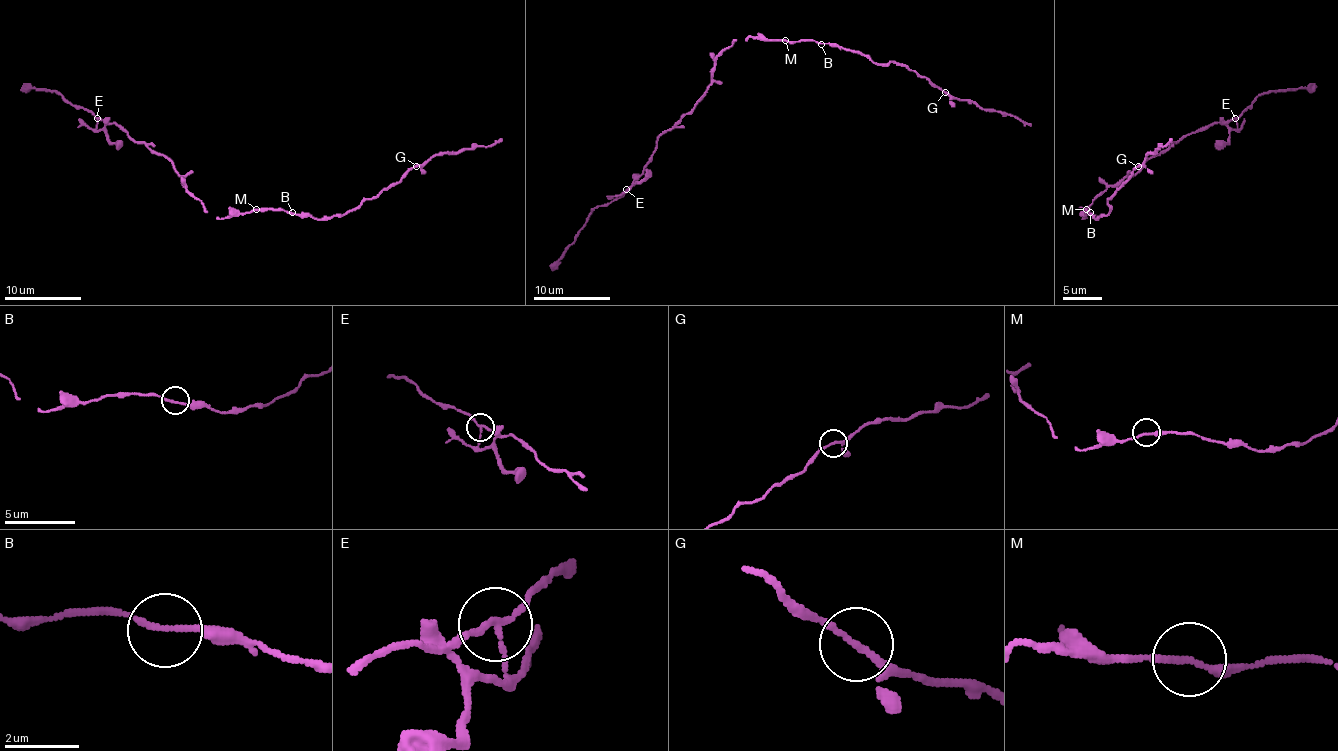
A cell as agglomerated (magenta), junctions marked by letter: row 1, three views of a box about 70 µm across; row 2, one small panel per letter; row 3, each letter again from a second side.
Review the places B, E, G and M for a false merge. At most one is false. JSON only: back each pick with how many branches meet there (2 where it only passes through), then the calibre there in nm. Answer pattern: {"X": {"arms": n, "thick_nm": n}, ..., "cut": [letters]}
{"E": {"arms": 3, "thick_nm": 140}, "cut": ["E"]}

